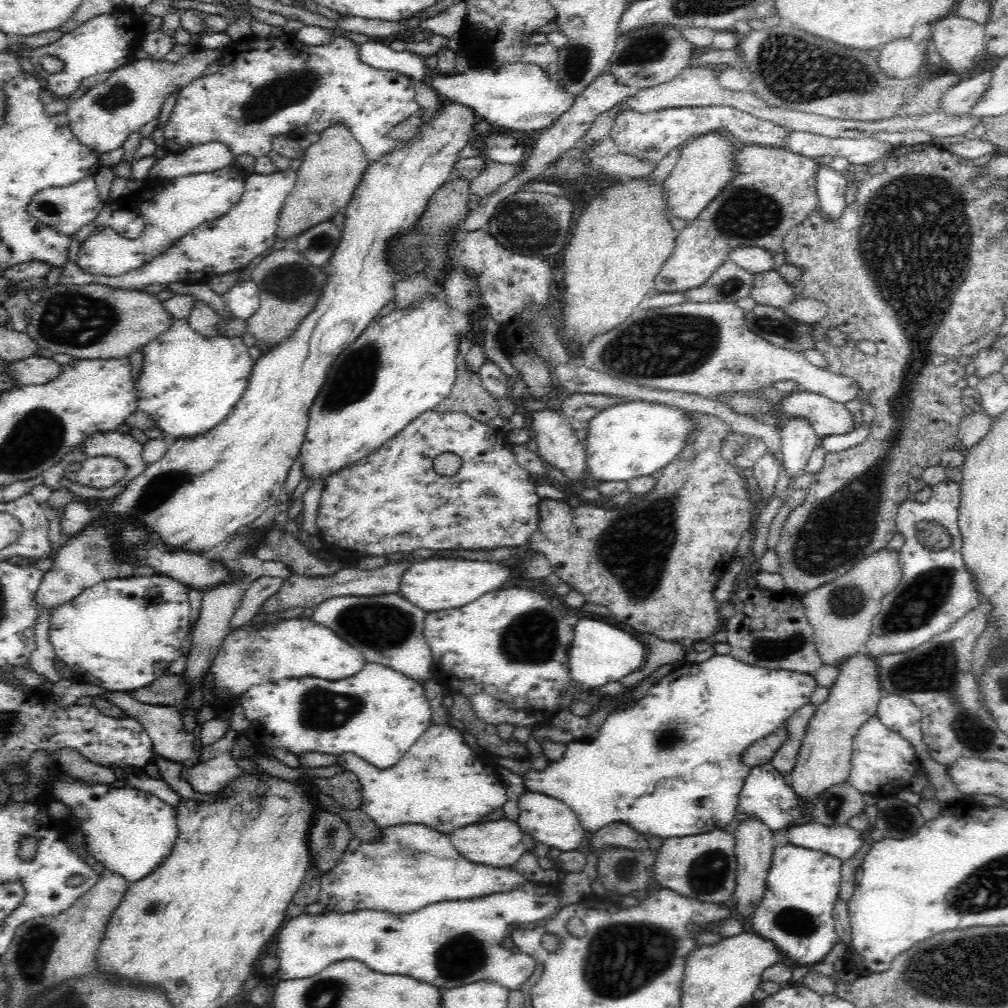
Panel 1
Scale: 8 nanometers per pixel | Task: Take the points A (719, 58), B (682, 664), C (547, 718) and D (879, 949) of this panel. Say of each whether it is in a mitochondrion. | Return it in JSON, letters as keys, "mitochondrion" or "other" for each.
{"A":"other","B":"other","C":"other","D":"other"}

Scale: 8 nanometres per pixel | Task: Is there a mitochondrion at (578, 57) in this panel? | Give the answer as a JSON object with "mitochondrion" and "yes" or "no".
{"mitochondrion":"yes"}

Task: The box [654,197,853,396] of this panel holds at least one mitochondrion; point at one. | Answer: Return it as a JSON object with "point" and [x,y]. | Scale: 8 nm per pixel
{"point":[769,325]}

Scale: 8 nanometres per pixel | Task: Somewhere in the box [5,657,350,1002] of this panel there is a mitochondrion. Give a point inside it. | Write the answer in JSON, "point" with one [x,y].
{"point":[44,938]}

